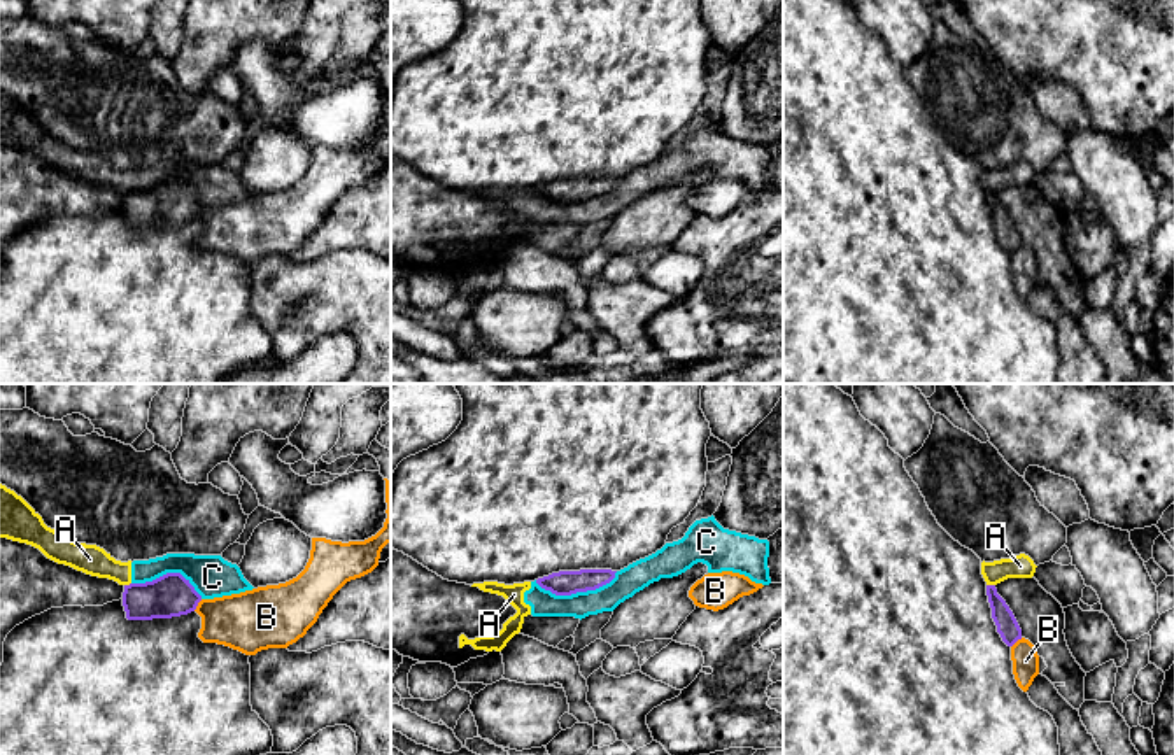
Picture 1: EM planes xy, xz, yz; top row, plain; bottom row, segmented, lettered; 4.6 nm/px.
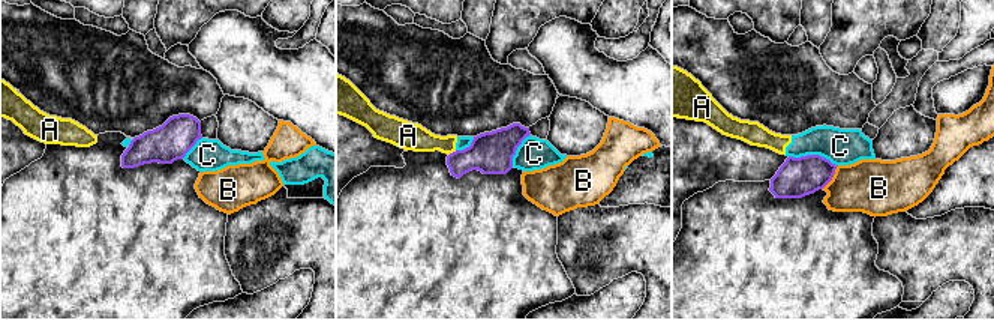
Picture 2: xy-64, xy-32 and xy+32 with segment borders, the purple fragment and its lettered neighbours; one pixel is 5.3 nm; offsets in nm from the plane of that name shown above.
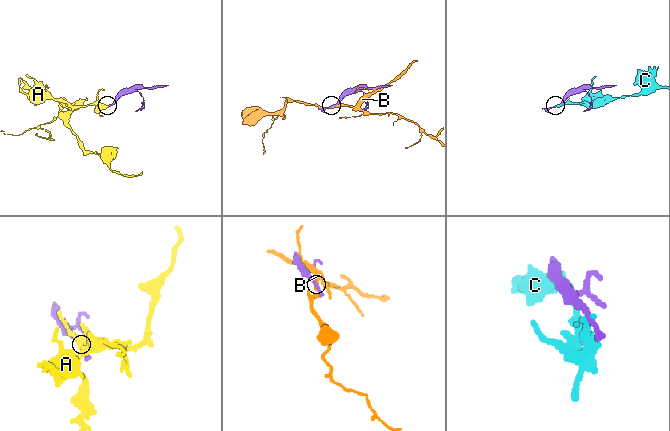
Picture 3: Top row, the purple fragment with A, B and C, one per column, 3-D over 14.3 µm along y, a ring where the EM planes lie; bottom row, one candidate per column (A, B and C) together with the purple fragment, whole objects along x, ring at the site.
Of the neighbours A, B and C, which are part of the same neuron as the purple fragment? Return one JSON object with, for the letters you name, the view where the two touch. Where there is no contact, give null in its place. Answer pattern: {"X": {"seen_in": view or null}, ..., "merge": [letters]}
{"merge": []}

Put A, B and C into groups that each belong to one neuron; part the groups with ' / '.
A C / B

